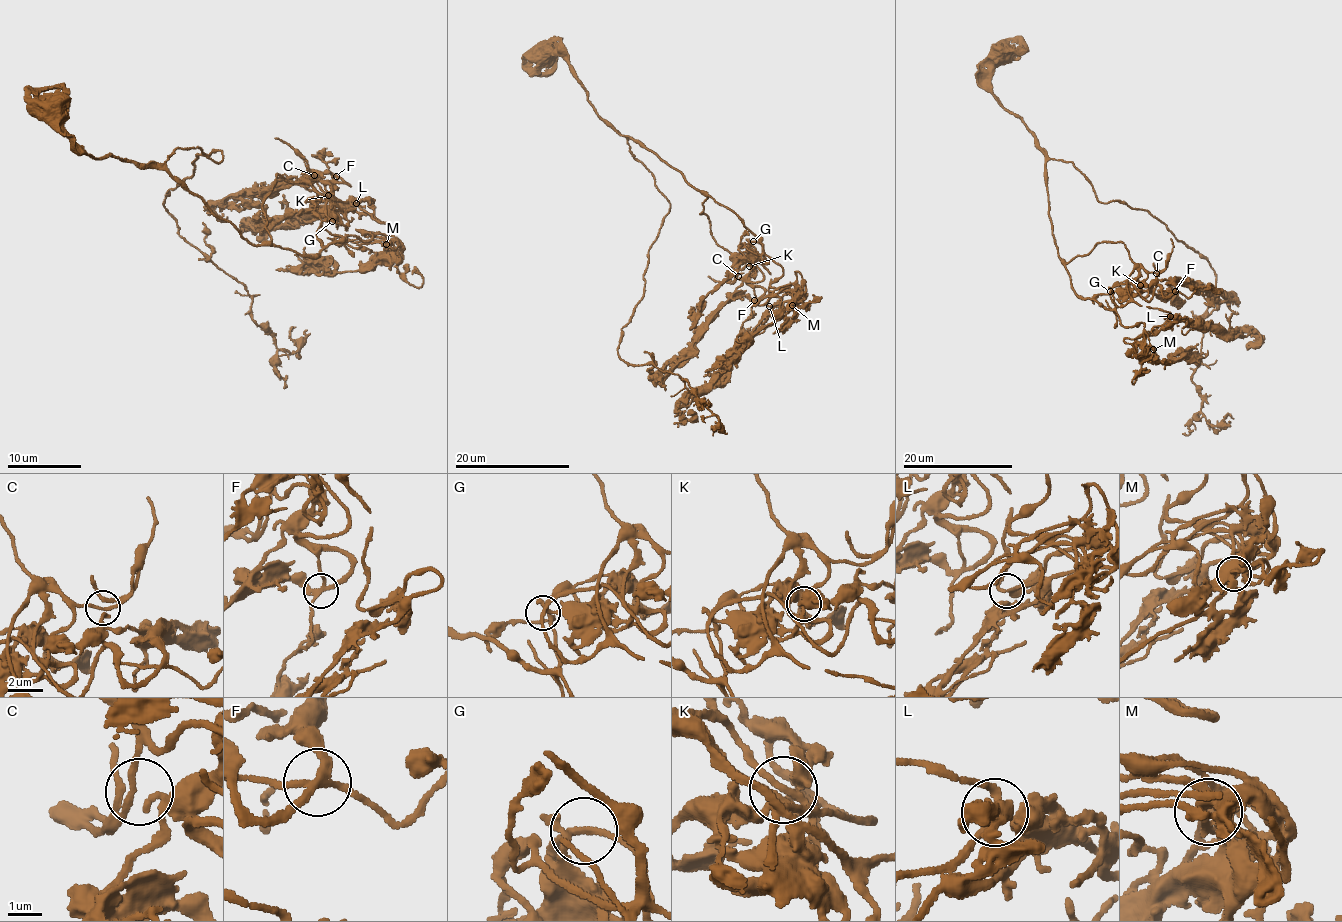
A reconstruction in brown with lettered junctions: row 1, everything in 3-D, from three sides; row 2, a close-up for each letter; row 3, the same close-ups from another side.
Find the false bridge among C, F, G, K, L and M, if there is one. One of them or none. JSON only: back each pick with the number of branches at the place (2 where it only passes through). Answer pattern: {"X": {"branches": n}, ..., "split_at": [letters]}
{"split_at": []}

